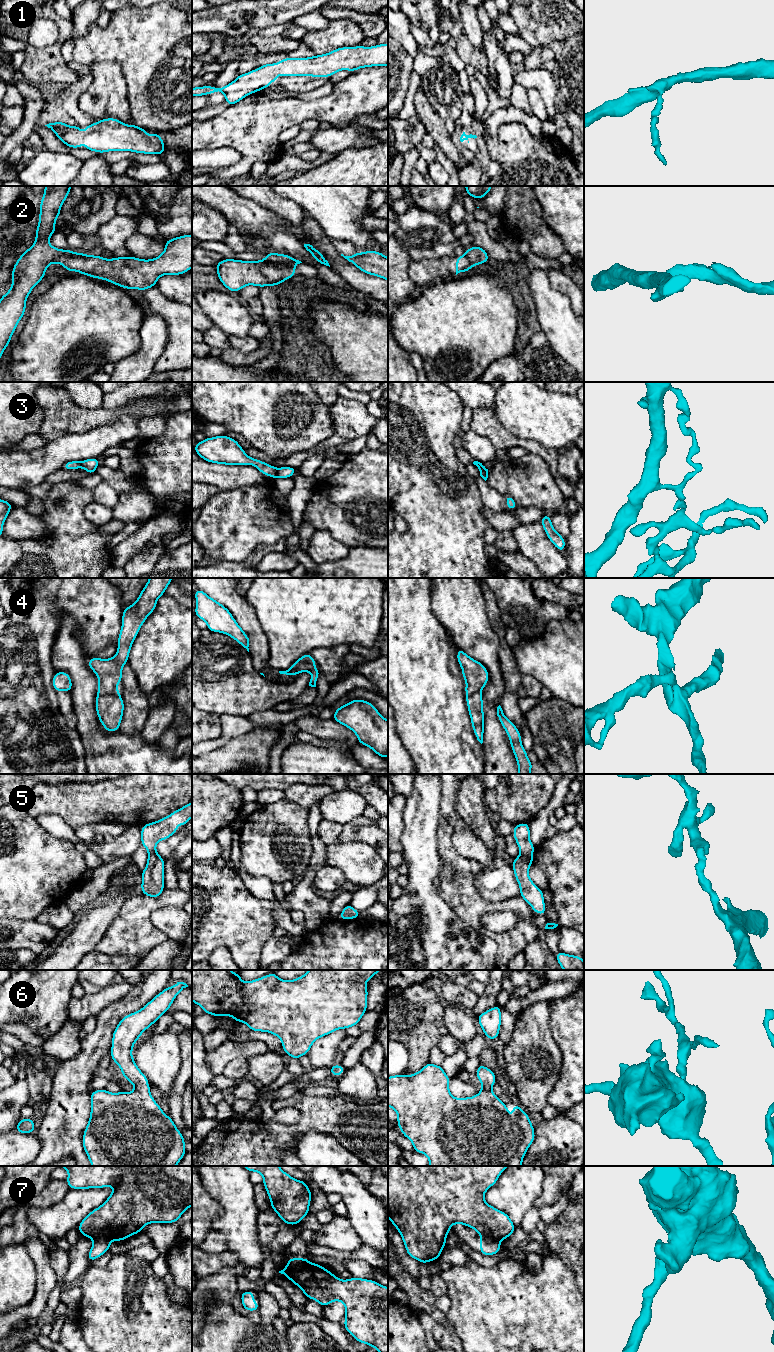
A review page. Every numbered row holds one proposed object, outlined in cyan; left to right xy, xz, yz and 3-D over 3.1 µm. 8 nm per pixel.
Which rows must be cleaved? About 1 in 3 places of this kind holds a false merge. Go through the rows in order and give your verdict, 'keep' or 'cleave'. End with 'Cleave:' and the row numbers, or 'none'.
1: keep
2: cleave
3: cleave
4: cleave
5: keep
6: keep
7: cleave
Cleave: 2, 3, 4, 7

